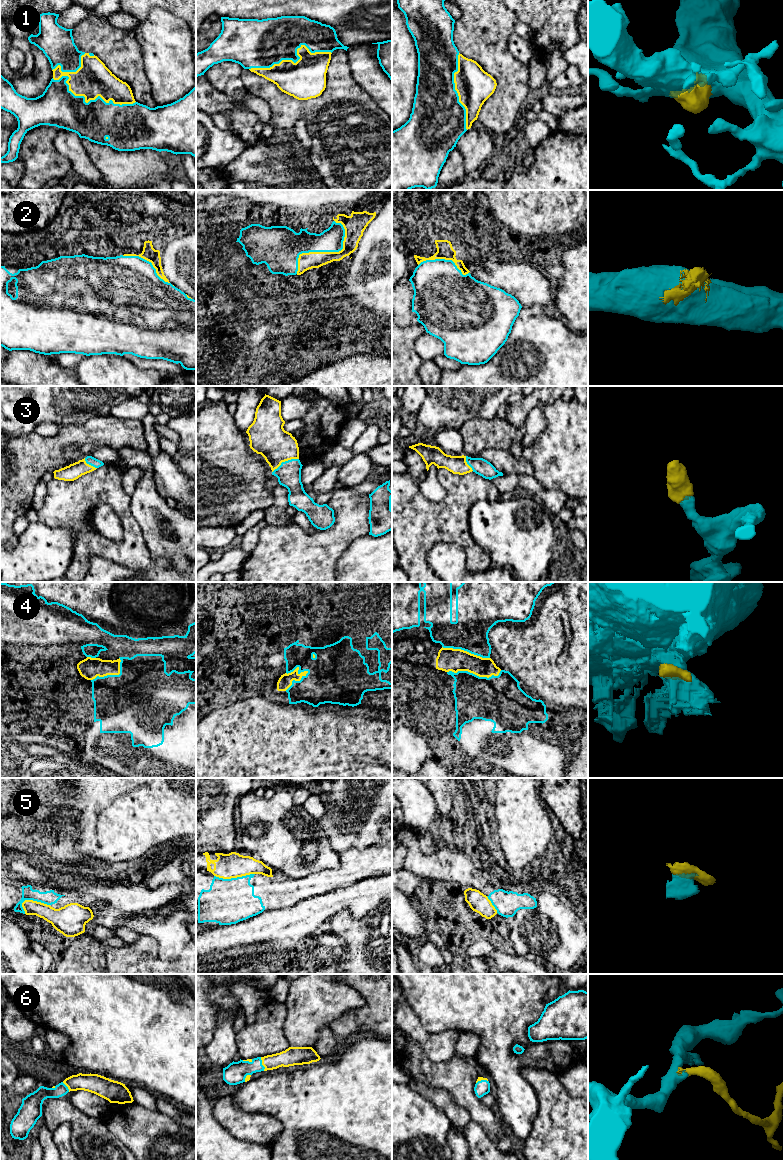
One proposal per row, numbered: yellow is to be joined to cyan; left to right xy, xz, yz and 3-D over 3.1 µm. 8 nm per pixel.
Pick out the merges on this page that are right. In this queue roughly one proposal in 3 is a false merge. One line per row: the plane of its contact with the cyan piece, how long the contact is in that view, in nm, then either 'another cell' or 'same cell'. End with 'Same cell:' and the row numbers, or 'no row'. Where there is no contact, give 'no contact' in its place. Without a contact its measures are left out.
1: contact in xy; length 700 nm; same cell
2: contact in xz; length 550 nm; same cell
3: contact in xz; length 240 nm; same cell
4: contact in xz; length 240 nm; another cell
5: contact in xz; length 320 nm; another cell
6: contact in xz; length 120 nm; same cell
Same cell: 1, 2, 3, 6

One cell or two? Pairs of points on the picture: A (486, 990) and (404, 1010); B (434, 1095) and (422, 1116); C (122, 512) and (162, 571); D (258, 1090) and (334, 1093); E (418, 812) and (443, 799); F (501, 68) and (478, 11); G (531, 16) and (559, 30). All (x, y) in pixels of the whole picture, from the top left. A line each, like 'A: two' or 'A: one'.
A: two
B: two
C: two
D: one
E: two
F: one
G: one

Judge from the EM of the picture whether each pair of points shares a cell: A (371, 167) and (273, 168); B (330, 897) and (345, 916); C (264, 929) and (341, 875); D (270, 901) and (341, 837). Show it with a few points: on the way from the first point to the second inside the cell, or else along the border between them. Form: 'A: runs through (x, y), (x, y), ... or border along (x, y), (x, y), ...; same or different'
A: border along (304, 153), (306, 157); different
B: border along (333, 916), (348, 911), (354, 919), (364, 917); different
C: border along (332, 889), (310, 897); different
D: border along (362, 849), (348, 848), (339, 855); different

